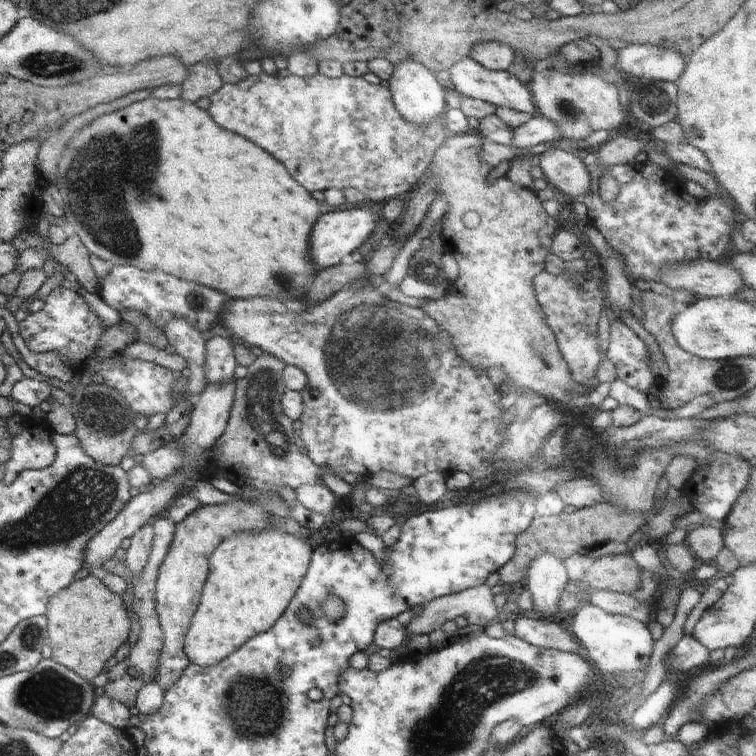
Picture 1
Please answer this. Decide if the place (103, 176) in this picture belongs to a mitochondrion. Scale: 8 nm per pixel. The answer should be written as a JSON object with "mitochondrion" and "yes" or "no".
{"mitochondrion":"yes"}

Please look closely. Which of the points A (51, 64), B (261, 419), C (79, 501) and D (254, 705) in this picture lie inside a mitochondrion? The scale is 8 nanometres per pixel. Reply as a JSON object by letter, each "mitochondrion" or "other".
{"A":"mitochondrion","B":"mitochondrion","C":"mitochondrion","D":"mitochondrion"}

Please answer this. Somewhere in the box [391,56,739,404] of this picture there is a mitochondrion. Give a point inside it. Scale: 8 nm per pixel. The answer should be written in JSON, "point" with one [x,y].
{"point":[571,111]}

